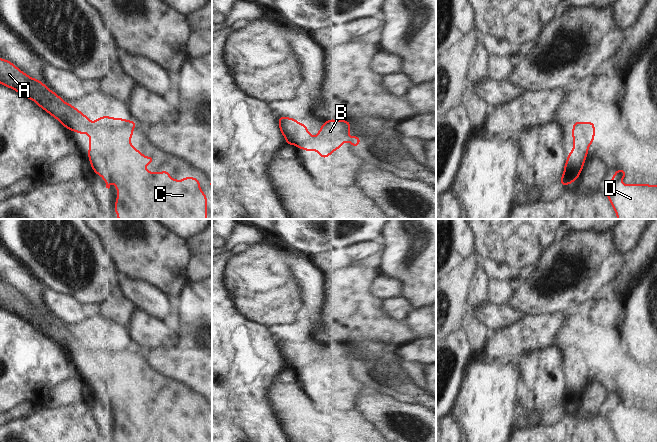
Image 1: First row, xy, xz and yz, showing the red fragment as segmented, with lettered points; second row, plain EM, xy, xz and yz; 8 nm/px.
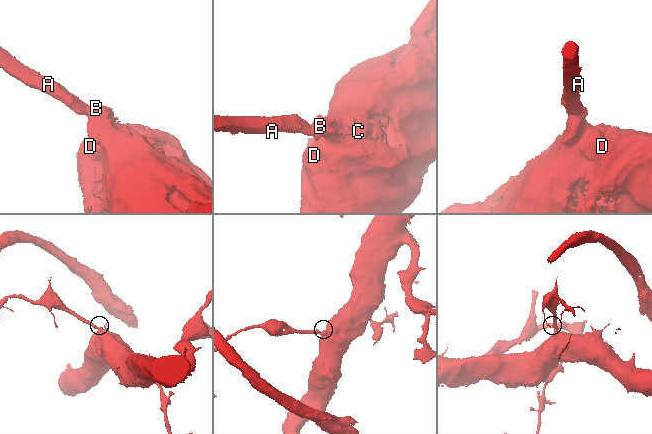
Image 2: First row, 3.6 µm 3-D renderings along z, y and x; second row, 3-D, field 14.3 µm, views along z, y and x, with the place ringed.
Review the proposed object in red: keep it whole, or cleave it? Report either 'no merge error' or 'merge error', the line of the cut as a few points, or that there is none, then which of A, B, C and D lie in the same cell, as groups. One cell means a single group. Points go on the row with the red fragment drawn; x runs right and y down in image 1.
no merge error; cut none; groups A B C D

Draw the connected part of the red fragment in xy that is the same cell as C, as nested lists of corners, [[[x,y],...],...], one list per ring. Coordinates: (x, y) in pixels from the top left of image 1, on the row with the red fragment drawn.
[[[0,58],[0,84],[34,101],[41,109],[58,120],[68,131],[89,135],[87,156],[92,170],[103,178],[106,188],[115,183],[117,198],[114,210],[118,219],[208,219],[207,195],[201,190],[200,180],[186,176],[182,180],[170,177],[170,172],[150,172],[145,166],[155,159],[145,156],[130,143],[132,131],[138,124],[125,118],[100,116],[94,122],[74,105],[64,101],[37,78],[30,77],[11,61]]]

